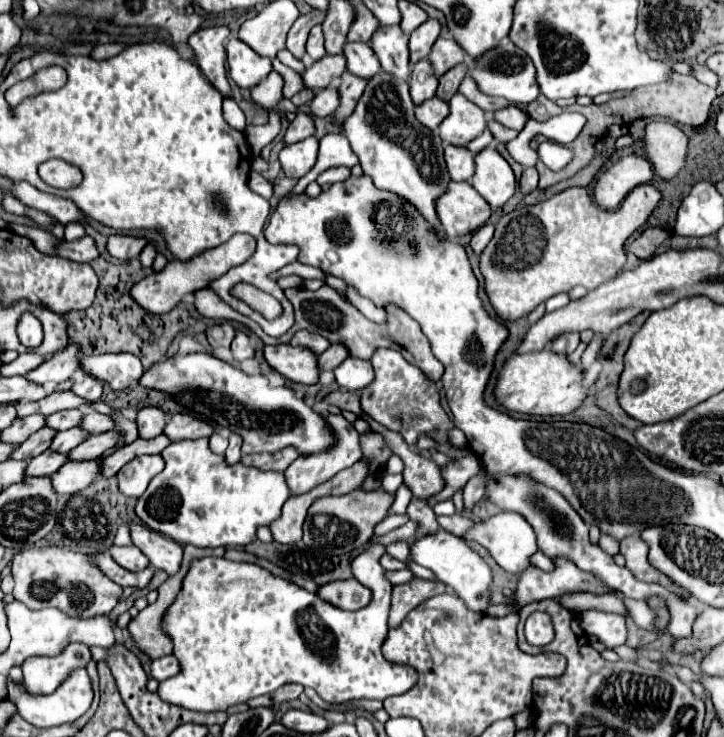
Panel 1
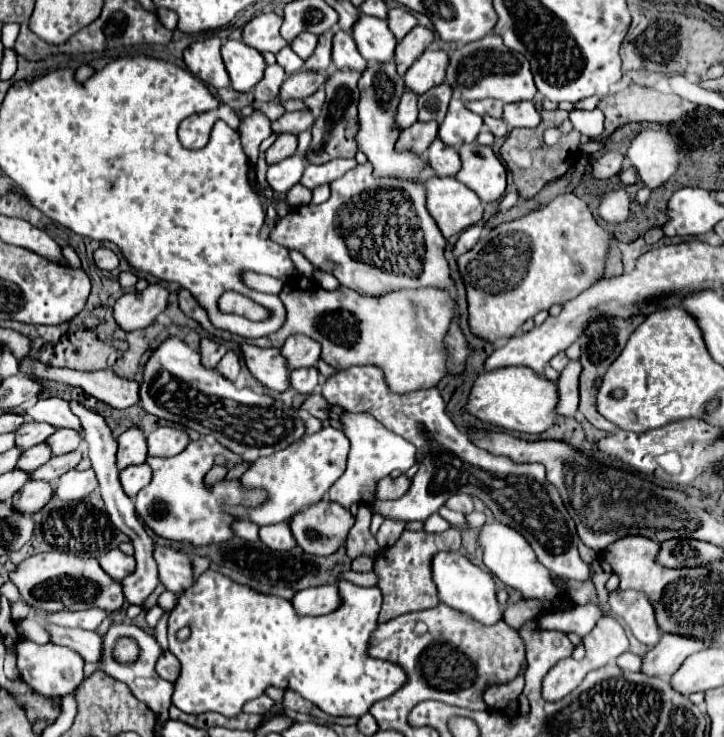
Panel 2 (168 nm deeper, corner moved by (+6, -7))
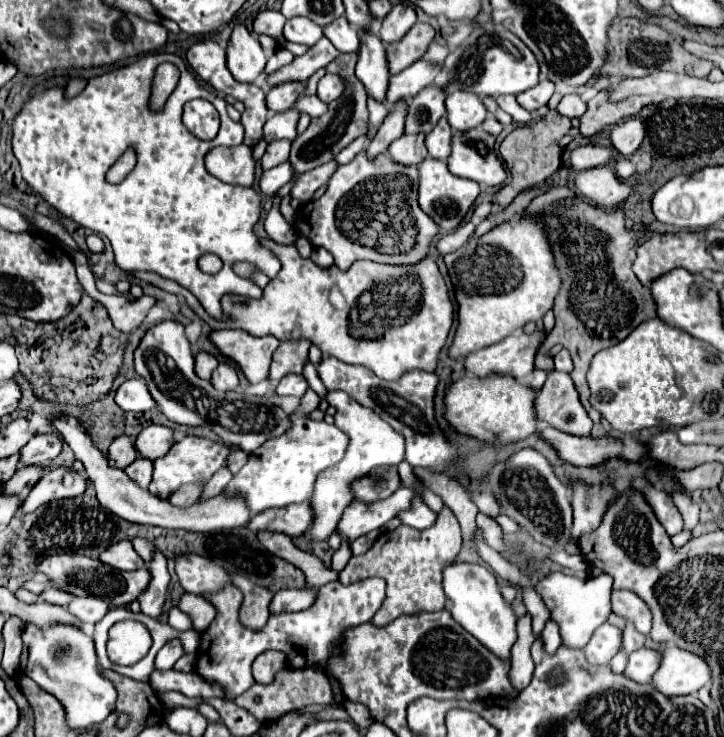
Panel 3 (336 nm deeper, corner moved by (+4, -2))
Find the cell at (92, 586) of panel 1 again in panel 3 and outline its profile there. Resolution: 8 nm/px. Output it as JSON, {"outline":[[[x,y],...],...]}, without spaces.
{"outline":[[[83,554],[47,556],[45,560],[41,560],[35,566],[35,572],[43,574],[53,584],[53,588],[59,588],[59,590],[75,594],[75,596],[87,592],[87,594],[91,594],[95,598],[107,600],[111,606],[131,604],[145,590],[145,586],[149,584],[149,570],[147,568],[133,570],[133,572],[121,572],[121,570],[115,570],[115,568],[103,564],[101,560],[93,560],[93,558],[83,556]]]}

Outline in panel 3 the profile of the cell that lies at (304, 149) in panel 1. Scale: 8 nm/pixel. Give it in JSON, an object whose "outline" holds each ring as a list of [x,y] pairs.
{"outline":[[[283,162],[271,170],[265,170],[261,180],[259,180],[259,188],[263,194],[273,196],[281,186],[285,186],[291,178],[293,178],[295,170],[291,168],[291,162]]]}

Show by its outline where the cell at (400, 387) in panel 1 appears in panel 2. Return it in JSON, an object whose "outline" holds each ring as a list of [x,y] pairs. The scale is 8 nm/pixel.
{"outline":[[[365,365],[335,371],[321,385],[321,393],[331,405],[339,405],[345,411],[373,413],[387,429],[413,443],[417,449],[415,459],[419,463],[419,473],[413,475],[407,493],[397,501],[375,499],[367,505],[373,515],[379,513],[383,519],[393,521],[425,521],[431,513],[437,513],[451,495],[477,495],[499,523],[513,527],[527,539],[539,563],[553,575],[579,581],[591,579],[589,565],[583,563],[577,553],[579,537],[575,521],[567,513],[557,487],[545,479],[545,467],[541,463],[515,463],[509,457],[493,455],[471,443],[445,413],[445,401],[437,387],[421,389],[421,393],[389,393],[381,371],[373,365]]]}

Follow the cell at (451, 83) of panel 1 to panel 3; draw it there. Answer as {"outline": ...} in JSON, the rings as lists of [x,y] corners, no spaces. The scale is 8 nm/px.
{"outline":[[[431,84],[423,88],[409,104],[405,132],[407,134],[417,134],[417,132],[429,134],[435,128],[435,124],[447,114],[445,96],[447,96],[447,90],[443,86]]]}

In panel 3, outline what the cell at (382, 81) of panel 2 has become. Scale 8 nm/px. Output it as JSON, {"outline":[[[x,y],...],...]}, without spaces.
{"outline":[[[371,32],[361,34],[361,50],[357,60],[357,78],[365,84],[367,94],[381,104],[387,104],[389,88],[389,62],[385,44]]]}

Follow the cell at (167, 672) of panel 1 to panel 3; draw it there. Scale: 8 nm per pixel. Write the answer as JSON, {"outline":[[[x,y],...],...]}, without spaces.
{"outline":[[[171,640],[171,642],[167,642],[167,644],[157,652],[155,666],[157,666],[157,670],[171,670],[181,656],[183,656],[181,642],[179,642],[179,640]]]}

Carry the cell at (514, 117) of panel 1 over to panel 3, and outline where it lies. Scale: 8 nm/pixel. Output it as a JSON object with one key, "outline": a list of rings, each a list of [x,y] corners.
{"outline":[[[541,80],[537,86],[533,86],[531,90],[523,92],[523,94],[519,94],[515,98],[517,98],[517,102],[525,110],[535,112],[535,110],[539,110],[541,106],[545,106],[549,102],[549,98],[553,96],[553,92],[555,92],[555,84],[551,84],[549,80]]]}

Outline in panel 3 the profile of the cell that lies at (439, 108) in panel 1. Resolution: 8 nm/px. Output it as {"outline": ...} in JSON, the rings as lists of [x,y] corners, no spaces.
{"outline":[[[403,134],[389,146],[389,154],[395,162],[405,164],[405,166],[415,166],[421,164],[423,158],[427,158],[427,148],[425,148],[425,134]]]}

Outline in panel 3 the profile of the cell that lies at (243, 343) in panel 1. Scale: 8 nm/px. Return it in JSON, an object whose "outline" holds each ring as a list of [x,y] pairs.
{"outline":[[[221,362],[215,370],[213,370],[213,376],[211,376],[211,384],[221,390],[221,392],[227,392],[227,390],[235,390],[237,384],[239,384],[239,378],[237,378],[237,370],[231,362]]]}

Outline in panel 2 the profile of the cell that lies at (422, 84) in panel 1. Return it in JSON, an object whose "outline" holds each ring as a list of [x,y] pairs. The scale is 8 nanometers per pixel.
{"outline":[[[405,91],[395,111],[395,127],[401,131],[413,125],[415,121],[417,121],[417,95]]]}

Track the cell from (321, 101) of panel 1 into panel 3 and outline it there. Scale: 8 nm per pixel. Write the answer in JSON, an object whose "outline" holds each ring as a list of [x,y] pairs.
{"outline":[[[295,108],[287,112],[275,112],[267,118],[265,128],[263,128],[263,140],[273,142],[273,140],[295,140],[297,136],[297,122],[299,122],[299,112]]]}

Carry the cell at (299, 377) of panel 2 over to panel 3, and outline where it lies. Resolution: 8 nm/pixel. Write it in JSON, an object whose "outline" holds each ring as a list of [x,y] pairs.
{"outline":[[[291,374],[291,376],[283,376],[283,380],[277,386],[277,394],[279,396],[303,396],[305,390],[309,388],[307,380],[303,374]]]}

